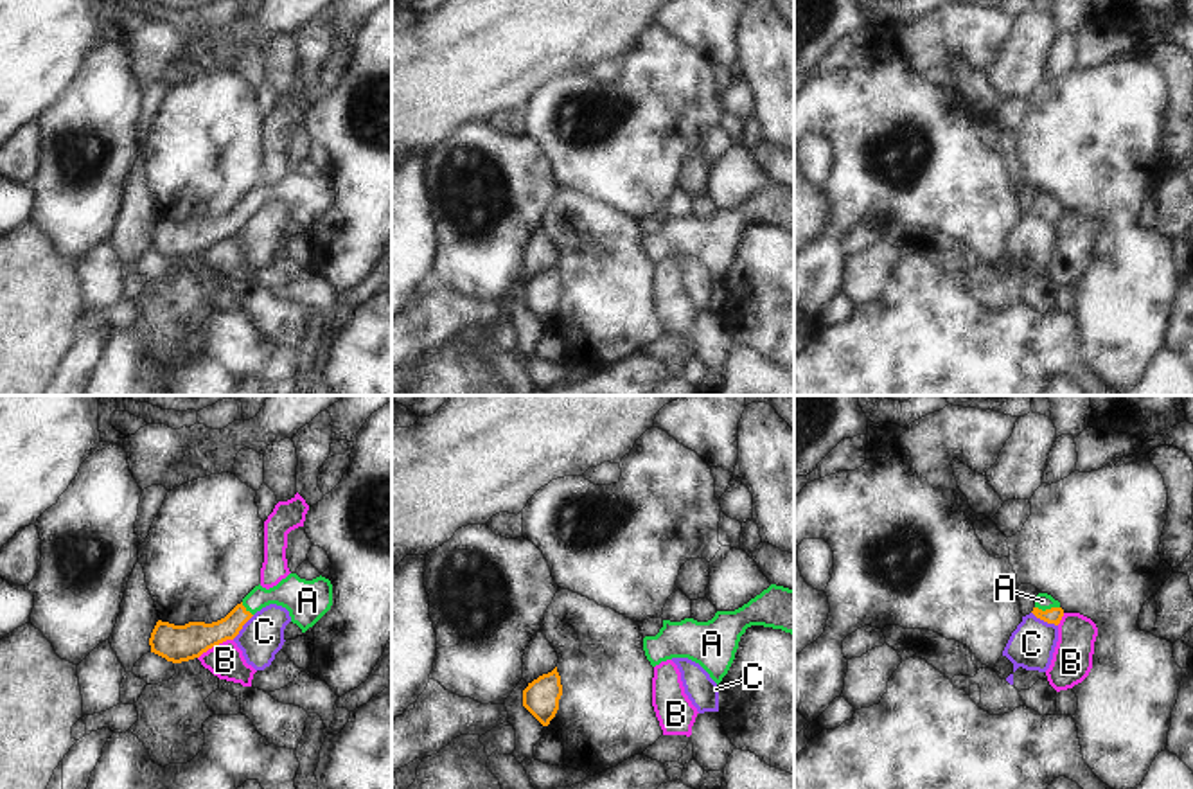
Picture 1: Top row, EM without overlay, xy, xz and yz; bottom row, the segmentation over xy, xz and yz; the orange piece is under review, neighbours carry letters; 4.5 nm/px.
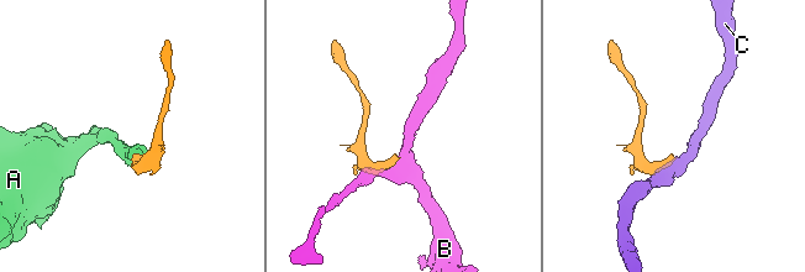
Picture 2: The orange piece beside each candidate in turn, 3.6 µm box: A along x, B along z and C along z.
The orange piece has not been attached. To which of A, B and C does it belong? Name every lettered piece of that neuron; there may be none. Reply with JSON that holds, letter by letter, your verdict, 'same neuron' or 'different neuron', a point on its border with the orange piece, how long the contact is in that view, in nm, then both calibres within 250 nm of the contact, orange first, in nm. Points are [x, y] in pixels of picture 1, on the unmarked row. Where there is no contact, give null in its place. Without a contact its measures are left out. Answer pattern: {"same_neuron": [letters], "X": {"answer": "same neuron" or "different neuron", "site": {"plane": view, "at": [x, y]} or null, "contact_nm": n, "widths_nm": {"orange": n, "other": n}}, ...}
{"same_neuron": ["A"], "A": {"answer": "same neuron", "site": {"plane": "yz", "at": [1048, 207]}, "contact_nm": 110, "widths_nm": {"orange": 70, "other": 70}}, "B": {"answer": "different neuron", "site": {"plane": "xy", "at": [214, 243]}, "contact_nm": 180, "widths_nm": {"orange": 170, "other": 160}}, "C": {"answer": "different neuron", "site": {"plane": "yz", "at": [1044, 218]}, "contact_nm": 140, "widths_nm": {"orange": 70, "other": 200}}}

